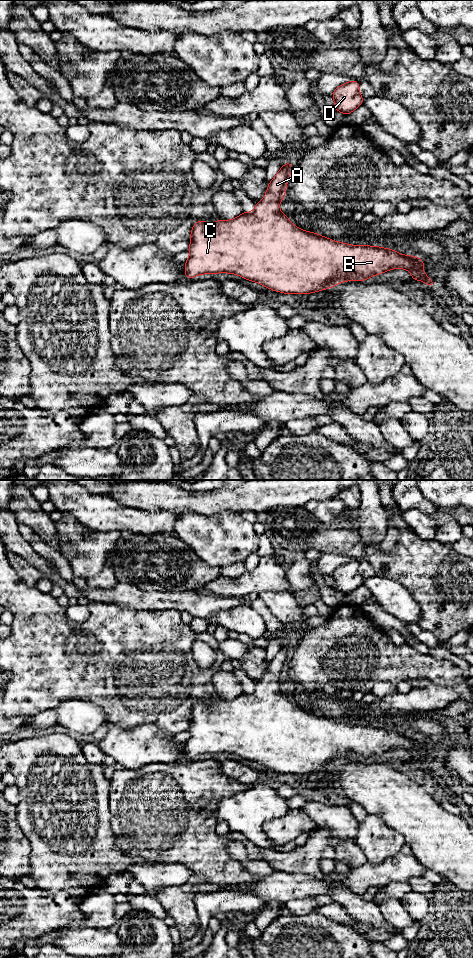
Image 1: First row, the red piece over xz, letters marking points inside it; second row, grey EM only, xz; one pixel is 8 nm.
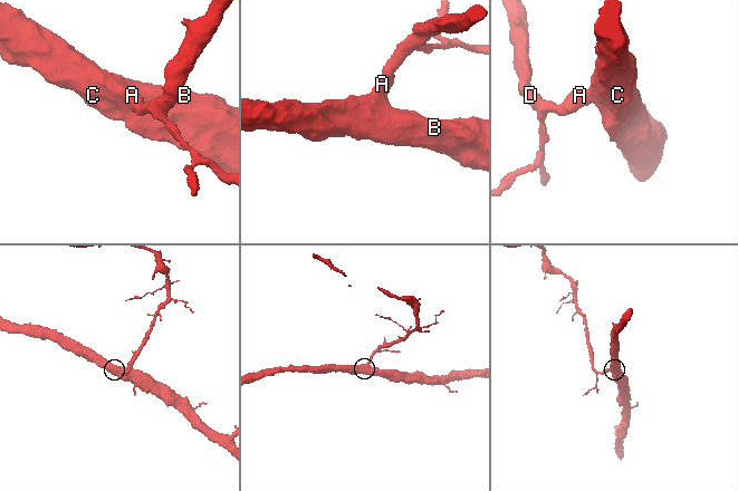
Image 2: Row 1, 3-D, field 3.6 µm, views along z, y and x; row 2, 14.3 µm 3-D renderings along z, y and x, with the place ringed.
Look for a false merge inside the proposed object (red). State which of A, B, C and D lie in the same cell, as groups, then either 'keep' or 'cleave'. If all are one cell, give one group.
A B C D | keep

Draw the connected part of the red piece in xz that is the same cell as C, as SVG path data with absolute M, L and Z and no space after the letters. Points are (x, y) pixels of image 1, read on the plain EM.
M286 642L268 663L266 674L262 681L255 683L252 693L242 692L232 700L217 700L208 704L198 700L191 709L190 726L187 729L190 737L184 742L186 759L200 754L229 753L241 756L245 760L257 762L267 769L283 774L309 774L324 769L331 769L336 764L345 761L366 761L368 758L386 751L401 748L409 750L415 761L424 761L427 767L435 767L435 761L427 756L422 748L425 740L411 735L402 735L393 729L368 725L349 725L337 722L320 714L302 710L296 707L279 688L279 683L285 678L287 662L293 650L294 643Z

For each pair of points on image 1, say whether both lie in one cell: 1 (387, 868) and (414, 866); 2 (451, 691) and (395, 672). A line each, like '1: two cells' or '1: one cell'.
1: one cell
2: two cells

